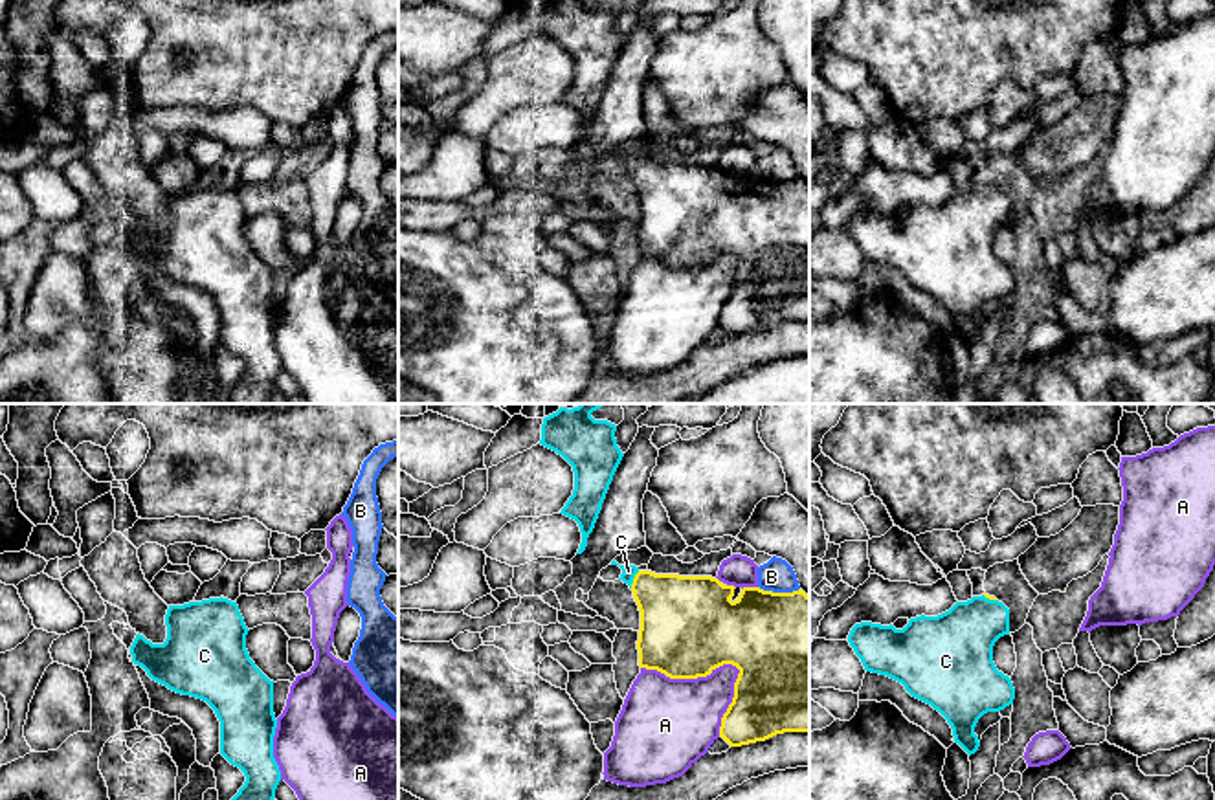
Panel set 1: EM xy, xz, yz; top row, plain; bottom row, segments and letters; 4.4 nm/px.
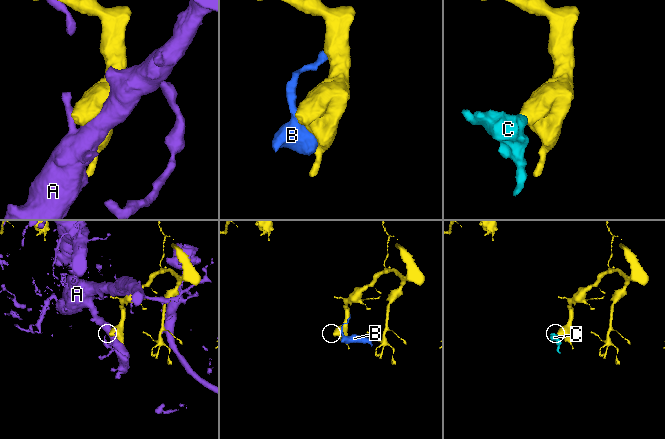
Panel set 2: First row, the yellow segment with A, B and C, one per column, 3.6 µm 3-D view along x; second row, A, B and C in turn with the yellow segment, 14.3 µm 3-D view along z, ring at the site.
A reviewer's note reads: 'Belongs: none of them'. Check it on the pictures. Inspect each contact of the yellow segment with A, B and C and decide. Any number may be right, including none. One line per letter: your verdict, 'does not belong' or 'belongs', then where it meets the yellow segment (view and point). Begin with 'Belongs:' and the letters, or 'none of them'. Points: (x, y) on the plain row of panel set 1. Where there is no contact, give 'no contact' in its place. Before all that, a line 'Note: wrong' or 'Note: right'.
Note: wrong
Belongs: C
A: does not belong; meets yellow in xz at (724, 252)
B: does not belong; meets yellow in xz at (779, 182)
C: belongs; meets yellow in xz at (634, 169)

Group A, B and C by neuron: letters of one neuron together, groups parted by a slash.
A / B / C

